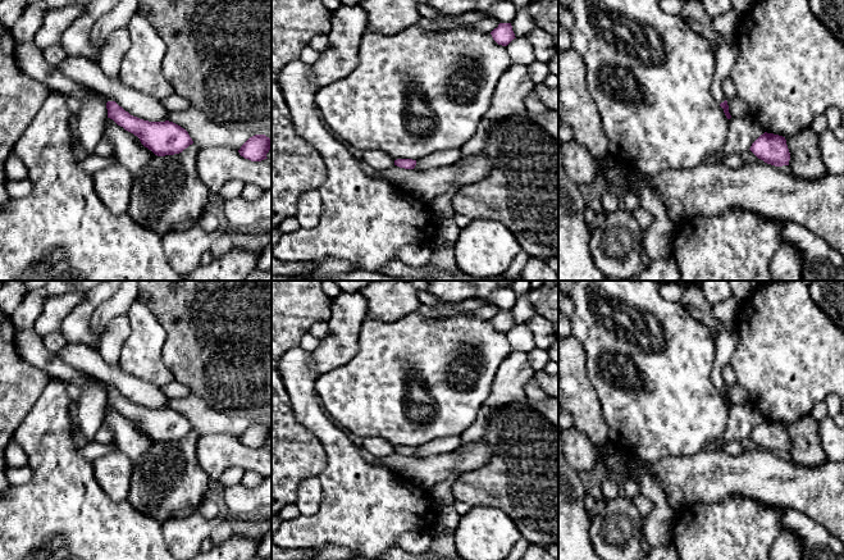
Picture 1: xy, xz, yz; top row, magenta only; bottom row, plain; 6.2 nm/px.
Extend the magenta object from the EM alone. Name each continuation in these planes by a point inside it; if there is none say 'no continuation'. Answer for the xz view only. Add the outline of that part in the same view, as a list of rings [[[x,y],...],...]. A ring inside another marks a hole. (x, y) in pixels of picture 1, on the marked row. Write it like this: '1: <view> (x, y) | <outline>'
no continuation

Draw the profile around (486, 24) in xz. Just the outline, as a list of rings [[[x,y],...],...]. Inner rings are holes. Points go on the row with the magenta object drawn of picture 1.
[[[494,17],[482,18],[474,24],[460,24],[452,21],[434,21],[429,18],[420,18],[418,26],[424,31],[438,32],[438,31],[451,31],[456,27],[465,26],[482,32],[492,32],[499,24],[498,19]]]

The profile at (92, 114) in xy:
[[[90,87],[79,99],[79,113],[76,118],[79,146],[92,155],[96,145],[102,138],[102,131],[108,119],[105,96]]]

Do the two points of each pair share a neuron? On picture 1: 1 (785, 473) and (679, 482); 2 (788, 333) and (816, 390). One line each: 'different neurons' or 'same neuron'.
1: same neuron
2: same neuron

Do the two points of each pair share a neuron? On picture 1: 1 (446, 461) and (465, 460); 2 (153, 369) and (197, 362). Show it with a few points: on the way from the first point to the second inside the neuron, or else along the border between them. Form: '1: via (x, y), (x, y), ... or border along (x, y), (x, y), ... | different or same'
1: via (451, 461), (460, 460) | same
2: border along (164, 337), (163, 363), (174, 379) | different

